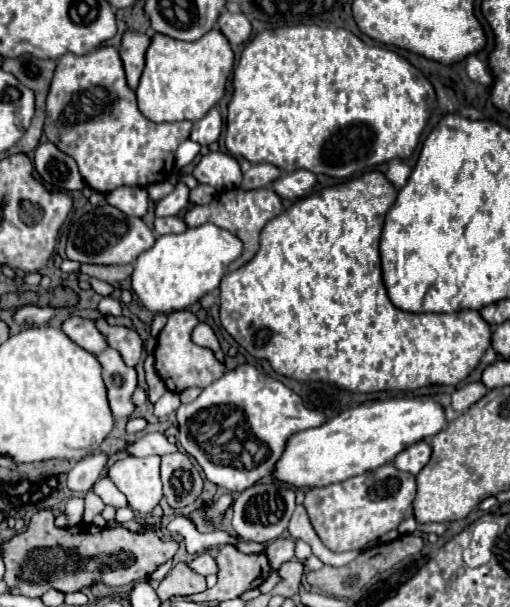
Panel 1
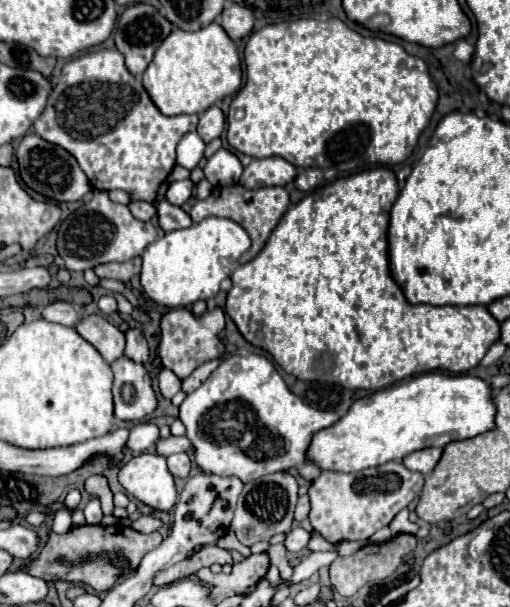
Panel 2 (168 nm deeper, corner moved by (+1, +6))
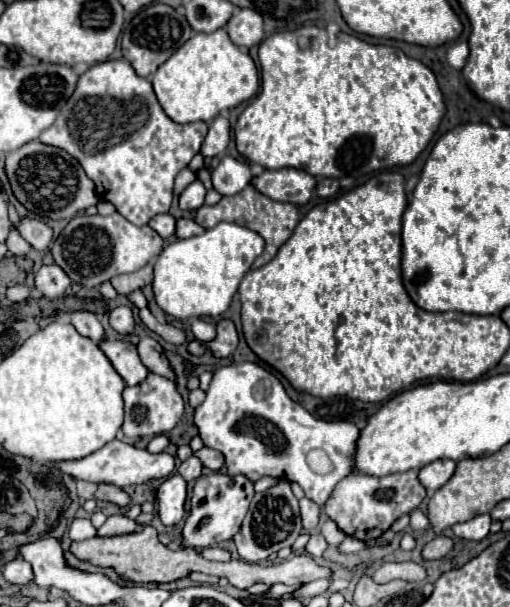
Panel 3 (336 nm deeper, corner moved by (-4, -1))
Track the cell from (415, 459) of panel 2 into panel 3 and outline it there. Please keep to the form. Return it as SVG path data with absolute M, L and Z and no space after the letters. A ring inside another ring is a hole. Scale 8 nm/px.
M440 459L440 461L432 461L428 463L426 467L420 469L418 477L420 477L420 483L432 493L436 489L440 489L454 473L456 469L456 461L450 461L450 459Z

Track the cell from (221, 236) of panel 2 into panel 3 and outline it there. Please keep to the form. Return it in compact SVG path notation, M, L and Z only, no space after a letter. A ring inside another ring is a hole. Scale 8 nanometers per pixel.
M218 223L202 235L178 239L162 249L154 263L152 291L158 307L176 317L220 317L236 293L242 277L264 251L264 239L236 223Z

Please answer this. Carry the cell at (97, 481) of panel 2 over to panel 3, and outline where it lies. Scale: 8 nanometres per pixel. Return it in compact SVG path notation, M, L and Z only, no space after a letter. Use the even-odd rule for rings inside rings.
M112 515L106 519L106 523L98 529L100 537L112 537L112 535L126 535L136 529L136 523L128 519L126 515Z

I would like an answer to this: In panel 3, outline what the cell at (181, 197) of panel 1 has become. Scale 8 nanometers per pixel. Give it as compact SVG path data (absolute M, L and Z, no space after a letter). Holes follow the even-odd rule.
M200 181L190 183L182 191L182 195L178 199L180 201L180 209L184 209L184 211L196 211L204 203L204 195L206 195L206 189L204 189L204 185Z

